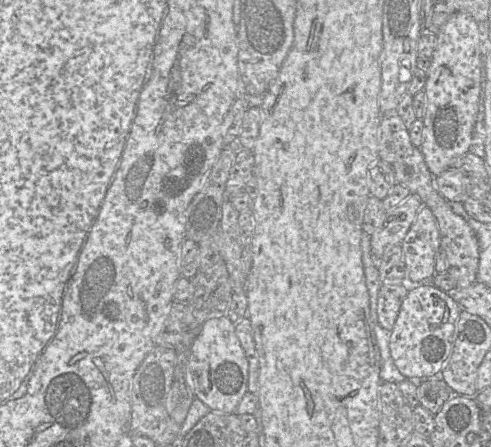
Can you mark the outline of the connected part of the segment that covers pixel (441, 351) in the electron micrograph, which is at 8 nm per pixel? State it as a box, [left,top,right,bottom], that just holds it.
[389,283,462,380]

